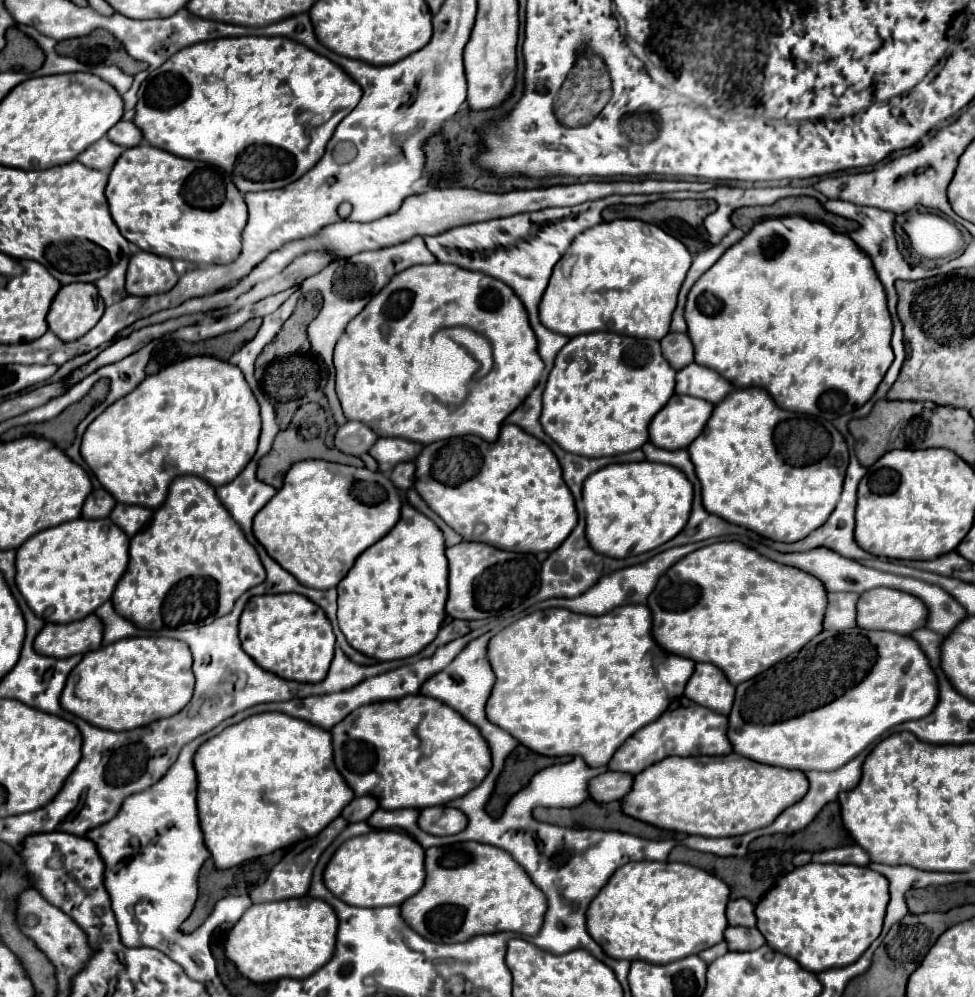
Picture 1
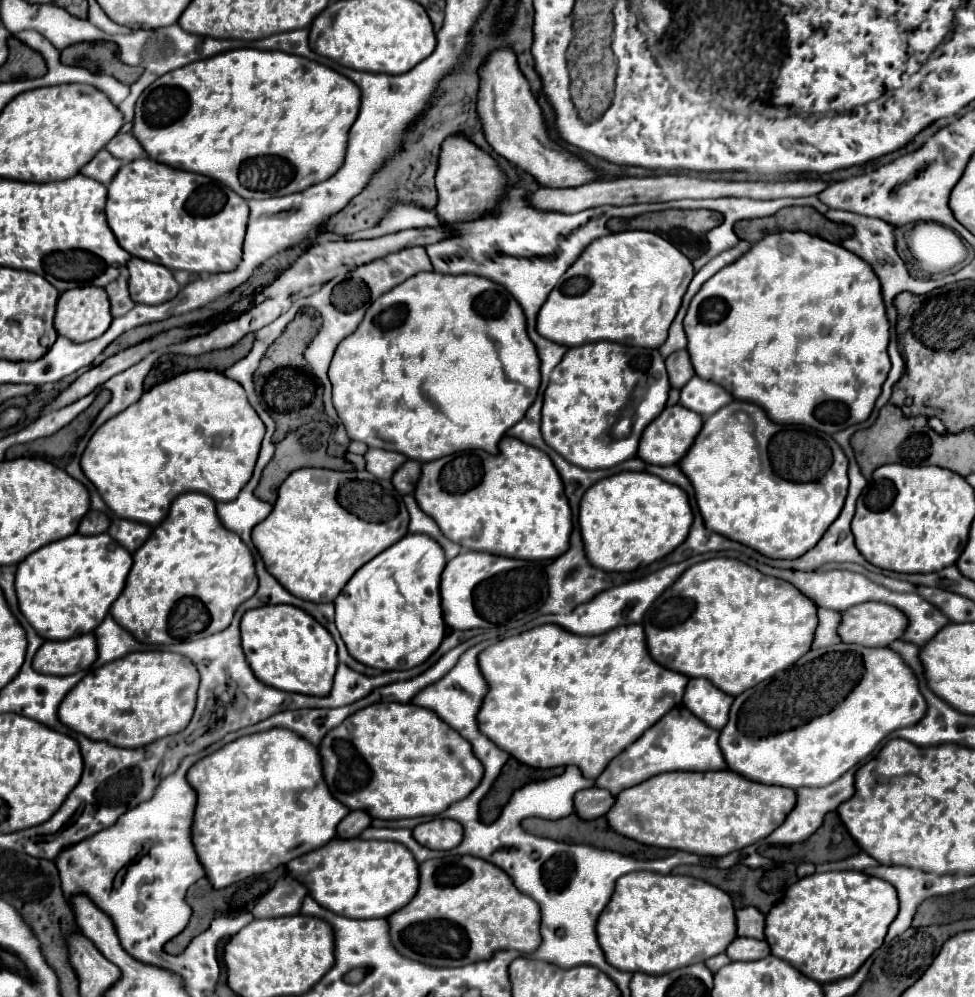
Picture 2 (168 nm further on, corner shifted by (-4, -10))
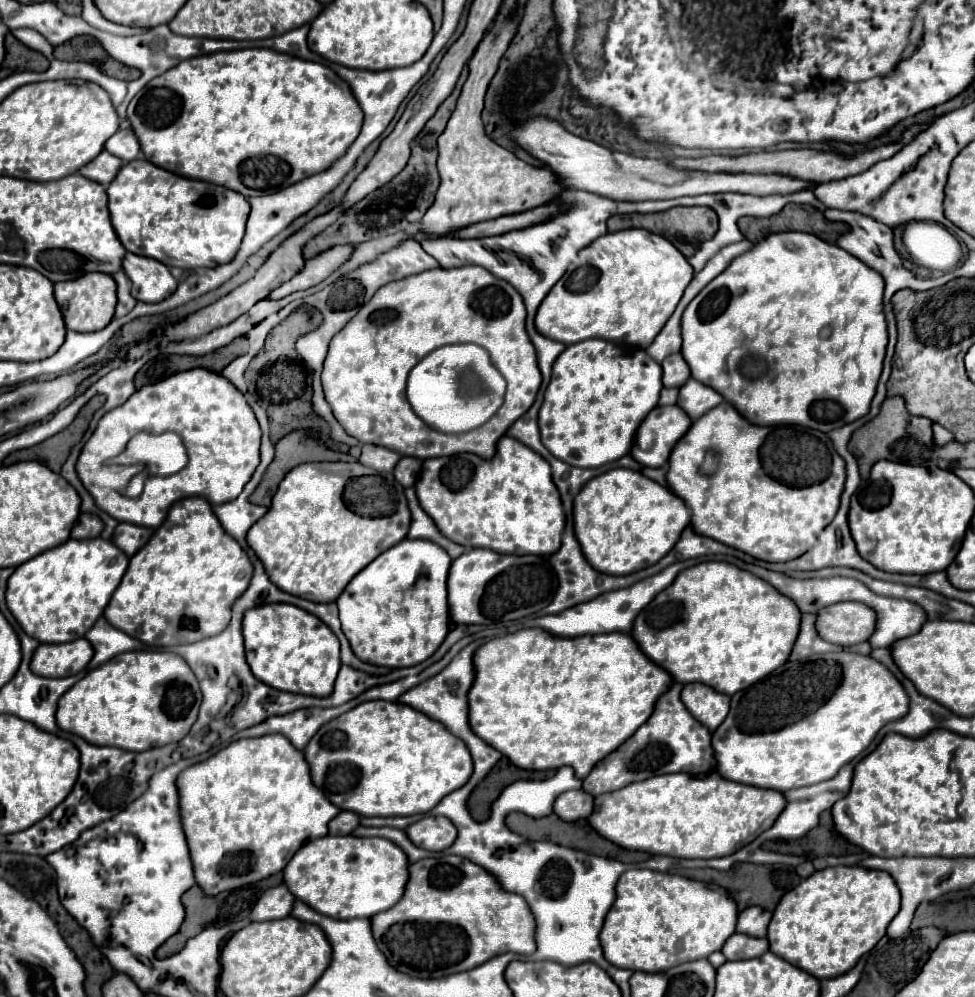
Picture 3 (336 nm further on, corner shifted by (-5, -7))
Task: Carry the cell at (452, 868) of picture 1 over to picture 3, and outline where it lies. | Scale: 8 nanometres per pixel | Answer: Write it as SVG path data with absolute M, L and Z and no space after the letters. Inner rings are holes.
M442 855L416 861L408 867L408 871L410 879L406 883L402 899L392 909L370 917L378 949L386 955L388 963L398 971L410 977L436 979L474 969L480 963L486 963L488 959L508 951L518 955L532 955L536 951L536 941L534 941L536 923L530 913L530 907L520 895L504 891L498 885L498 881L482 867L474 865L464 857Z

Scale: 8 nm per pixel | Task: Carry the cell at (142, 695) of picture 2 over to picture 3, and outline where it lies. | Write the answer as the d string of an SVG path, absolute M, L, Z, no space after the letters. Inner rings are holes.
M130 651L116 655L102 667L86 673L66 695L62 695L56 711L56 723L62 731L82 737L92 745L114 745L124 751L148 751L184 739L198 717L202 693L198 681L184 659L166 651Z

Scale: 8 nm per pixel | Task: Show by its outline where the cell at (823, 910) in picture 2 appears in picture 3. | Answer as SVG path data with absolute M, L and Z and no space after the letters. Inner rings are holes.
M826 867L812 873L800 885L782 895L774 917L768 925L770 951L784 961L800 967L802 971L814 975L816 979L830 979L850 971L858 959L868 953L886 933L888 923L896 917L900 909L900 891L894 879L886 871L864 869L864 867Z

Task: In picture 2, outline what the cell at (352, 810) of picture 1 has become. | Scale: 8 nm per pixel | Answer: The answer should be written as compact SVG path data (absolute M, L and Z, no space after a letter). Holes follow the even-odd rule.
M353 810L347 814L347 818L343 818L337 826L337 836L339 838L359 838L359 834L371 824L369 814L365 814L363 810Z

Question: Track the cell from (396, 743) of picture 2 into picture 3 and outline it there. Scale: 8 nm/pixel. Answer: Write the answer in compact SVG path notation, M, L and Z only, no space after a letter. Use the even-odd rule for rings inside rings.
M366 701L354 709L350 709L348 713L328 721L326 725L322 725L318 729L318 733L308 741L308 745L304 747L304 757L310 765L310 777L312 783L322 789L322 793L328 797L330 803L334 803L338 809L342 811L352 811L360 817L396 817L396 815L418 815L418 813L428 813L432 807L438 805L438 801L442 797L446 797L450 791L462 787L462 783L466 783L466 779L470 779L470 771L472 771L472 759L470 759L470 751L466 751L466 745L460 739L454 739L454 735L448 735L448 731L434 719L422 715L420 711L414 711L412 707L404 707L400 703L392 703L392 701Z

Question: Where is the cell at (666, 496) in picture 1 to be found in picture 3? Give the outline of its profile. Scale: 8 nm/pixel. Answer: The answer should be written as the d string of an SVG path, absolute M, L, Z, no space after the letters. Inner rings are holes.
M612 469L590 479L574 497L574 535L582 547L586 561L606 575L630 575L648 565L658 563L680 539L680 533L690 523L690 509L668 487L630 469Z

